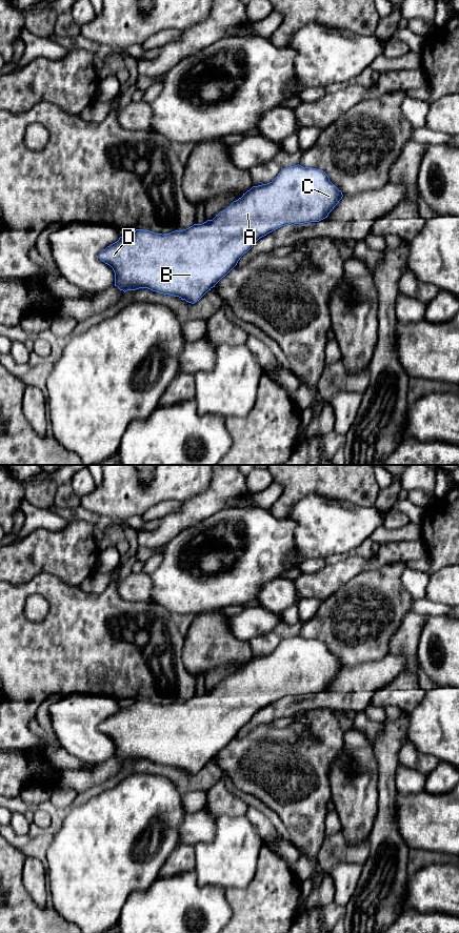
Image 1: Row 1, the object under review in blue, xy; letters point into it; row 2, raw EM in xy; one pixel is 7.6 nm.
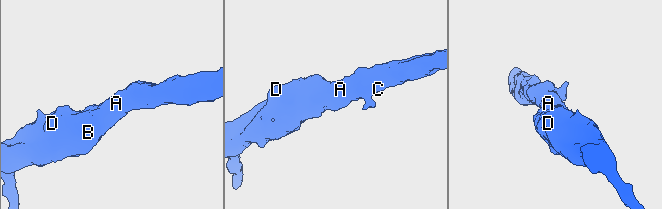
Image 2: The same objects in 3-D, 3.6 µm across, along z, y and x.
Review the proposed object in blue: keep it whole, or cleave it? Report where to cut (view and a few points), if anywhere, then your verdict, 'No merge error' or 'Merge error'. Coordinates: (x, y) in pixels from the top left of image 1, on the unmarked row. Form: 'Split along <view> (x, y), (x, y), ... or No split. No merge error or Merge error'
No split. No merge error

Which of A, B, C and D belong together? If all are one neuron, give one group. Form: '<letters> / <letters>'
A B C D

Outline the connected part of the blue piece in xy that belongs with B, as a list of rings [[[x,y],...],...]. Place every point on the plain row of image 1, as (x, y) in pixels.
[[[299,635],[294,636],[283,640],[272,653],[253,657],[226,681],[216,686],[213,691],[163,706],[136,701],[133,706],[120,708],[117,713],[103,721],[99,730],[113,739],[115,757],[124,764],[148,759],[164,767],[179,768],[181,771],[194,775],[215,758],[260,709],[284,696],[319,693],[327,689],[342,668],[342,663],[330,652],[328,647],[323,642],[303,638]]]

